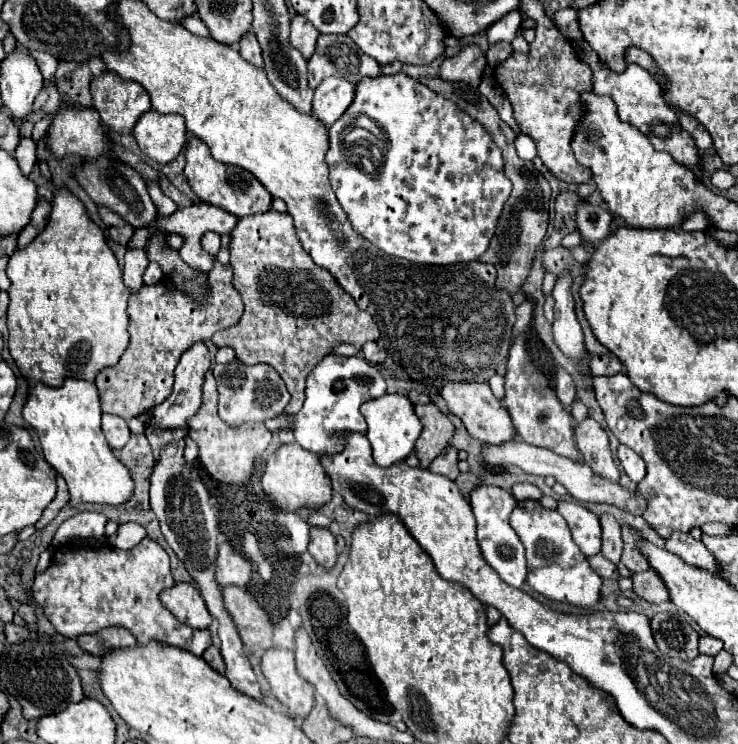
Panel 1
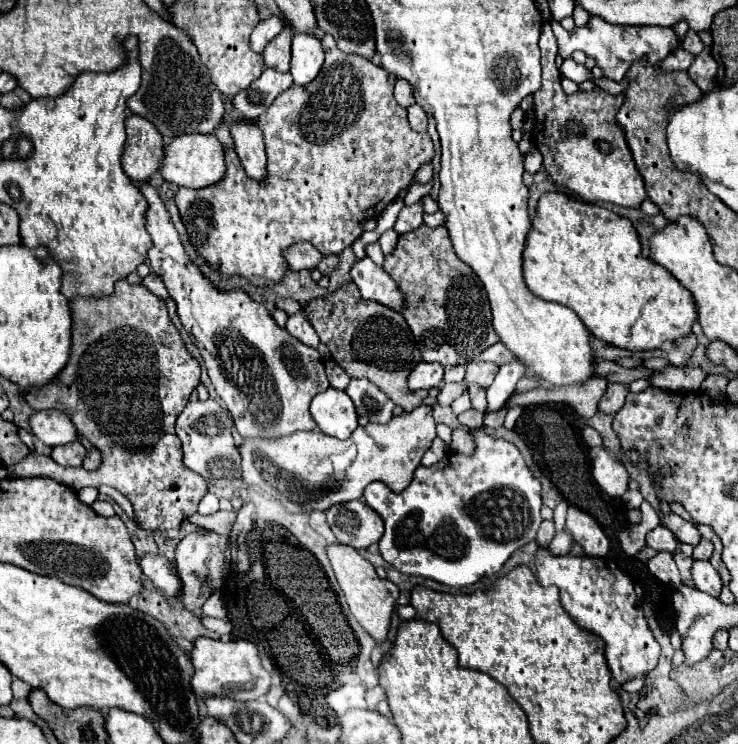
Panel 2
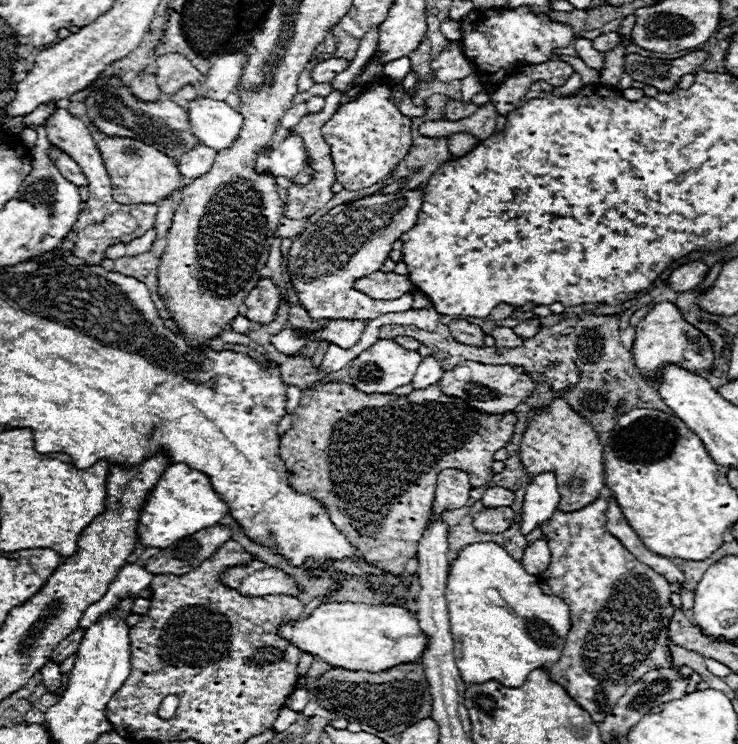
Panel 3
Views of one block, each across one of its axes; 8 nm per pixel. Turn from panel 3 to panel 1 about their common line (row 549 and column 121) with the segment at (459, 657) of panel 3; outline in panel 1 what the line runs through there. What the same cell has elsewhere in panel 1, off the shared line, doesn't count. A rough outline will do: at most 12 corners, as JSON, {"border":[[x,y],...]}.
{"border":[[94,382],[30,388],[24,420],[70,502],[134,484],[100,430]]}

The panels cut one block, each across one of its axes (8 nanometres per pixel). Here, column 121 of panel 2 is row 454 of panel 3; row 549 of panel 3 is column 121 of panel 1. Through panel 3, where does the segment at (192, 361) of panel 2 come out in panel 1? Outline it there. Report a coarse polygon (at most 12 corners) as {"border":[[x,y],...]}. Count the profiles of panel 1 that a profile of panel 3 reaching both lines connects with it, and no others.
{"border":[[232,268],[208,298],[168,280],[130,294],[130,344],[96,376],[102,412],[130,420],[172,394],[198,340],[240,320]]}

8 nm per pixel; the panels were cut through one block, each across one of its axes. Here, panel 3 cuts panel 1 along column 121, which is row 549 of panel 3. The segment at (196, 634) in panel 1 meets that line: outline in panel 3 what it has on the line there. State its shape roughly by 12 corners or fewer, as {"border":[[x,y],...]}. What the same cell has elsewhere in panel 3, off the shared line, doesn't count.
{"border":[[608,502],[542,526],[572,612],[548,672],[596,722],[672,668],[674,590]]}

